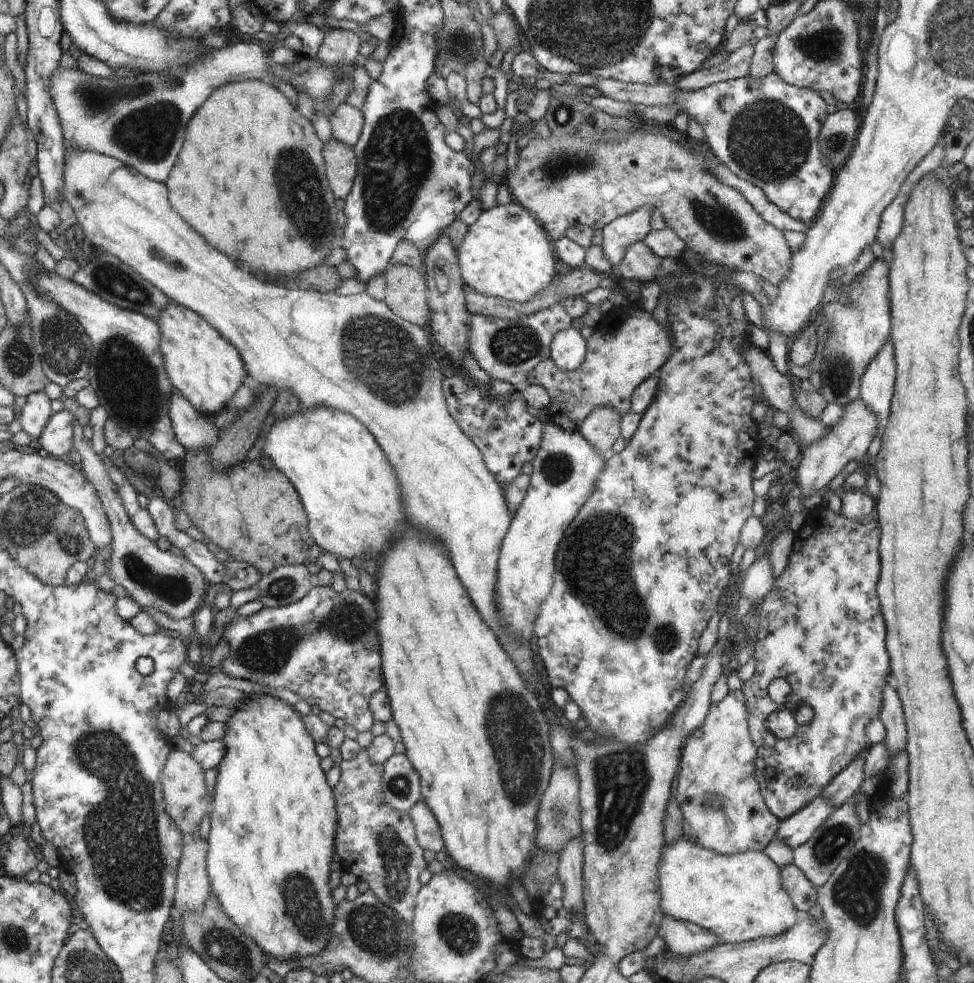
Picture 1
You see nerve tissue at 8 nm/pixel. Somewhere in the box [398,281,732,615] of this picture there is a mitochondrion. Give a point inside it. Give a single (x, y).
(512, 344)

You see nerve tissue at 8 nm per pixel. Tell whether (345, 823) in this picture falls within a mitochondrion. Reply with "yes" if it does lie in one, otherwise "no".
no

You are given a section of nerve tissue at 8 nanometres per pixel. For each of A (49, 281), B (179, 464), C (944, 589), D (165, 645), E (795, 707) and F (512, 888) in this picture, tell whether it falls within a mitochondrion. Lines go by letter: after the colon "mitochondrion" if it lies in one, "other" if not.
A: other
B: other
C: other
D: other
E: other
F: other

